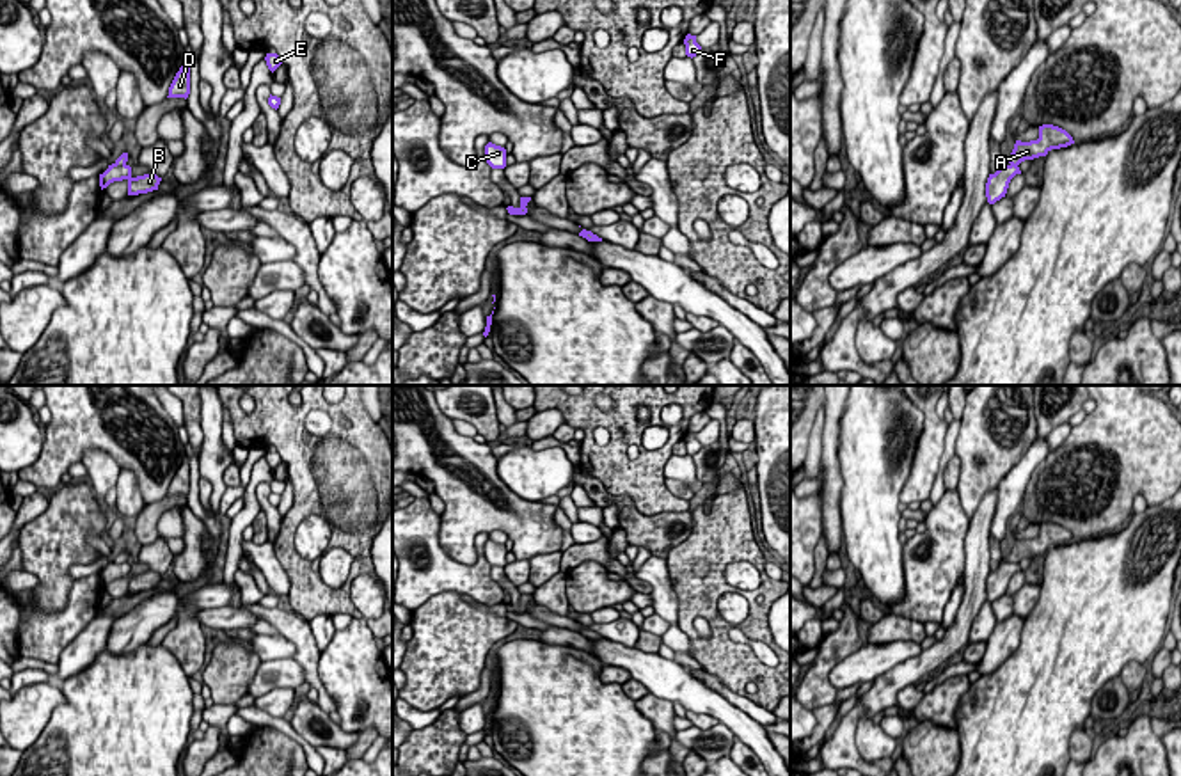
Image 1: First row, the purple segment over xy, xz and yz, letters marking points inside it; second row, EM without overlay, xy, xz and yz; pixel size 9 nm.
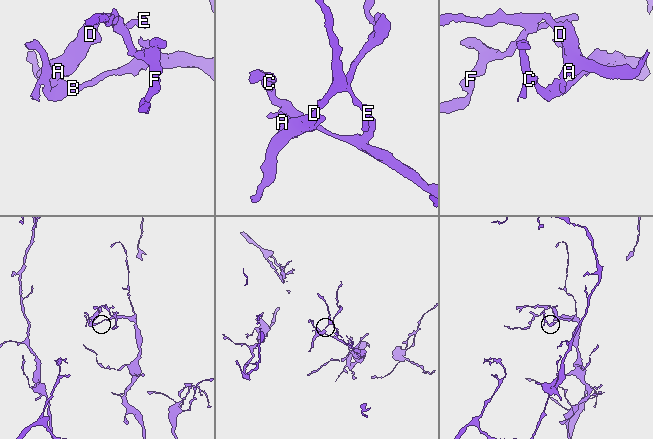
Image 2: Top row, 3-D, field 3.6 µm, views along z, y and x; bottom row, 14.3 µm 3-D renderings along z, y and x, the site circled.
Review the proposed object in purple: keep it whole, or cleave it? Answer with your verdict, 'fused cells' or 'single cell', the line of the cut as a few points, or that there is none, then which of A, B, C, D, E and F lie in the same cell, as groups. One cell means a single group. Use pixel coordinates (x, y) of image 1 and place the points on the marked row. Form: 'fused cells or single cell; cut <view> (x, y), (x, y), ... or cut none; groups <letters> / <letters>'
fused cells; cut yz (1011, 164), (1016, 166); groups A D E F / B C

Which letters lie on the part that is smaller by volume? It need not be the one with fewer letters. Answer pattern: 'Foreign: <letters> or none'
Foreign: A, D, E, F

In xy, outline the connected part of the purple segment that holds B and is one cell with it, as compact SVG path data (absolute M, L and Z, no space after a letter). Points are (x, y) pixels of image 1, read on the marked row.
M112 163L103 174L99 174L99 186L103 190L110 183L123 181L123 179L128 181L128 195L139 195L139 194L158 190L158 185L162 181L162 178L158 178L156 174L144 174L144 176L133 178L130 165Z

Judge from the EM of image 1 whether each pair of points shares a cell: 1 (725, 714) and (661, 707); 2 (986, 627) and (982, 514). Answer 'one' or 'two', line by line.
1: two
2: two

